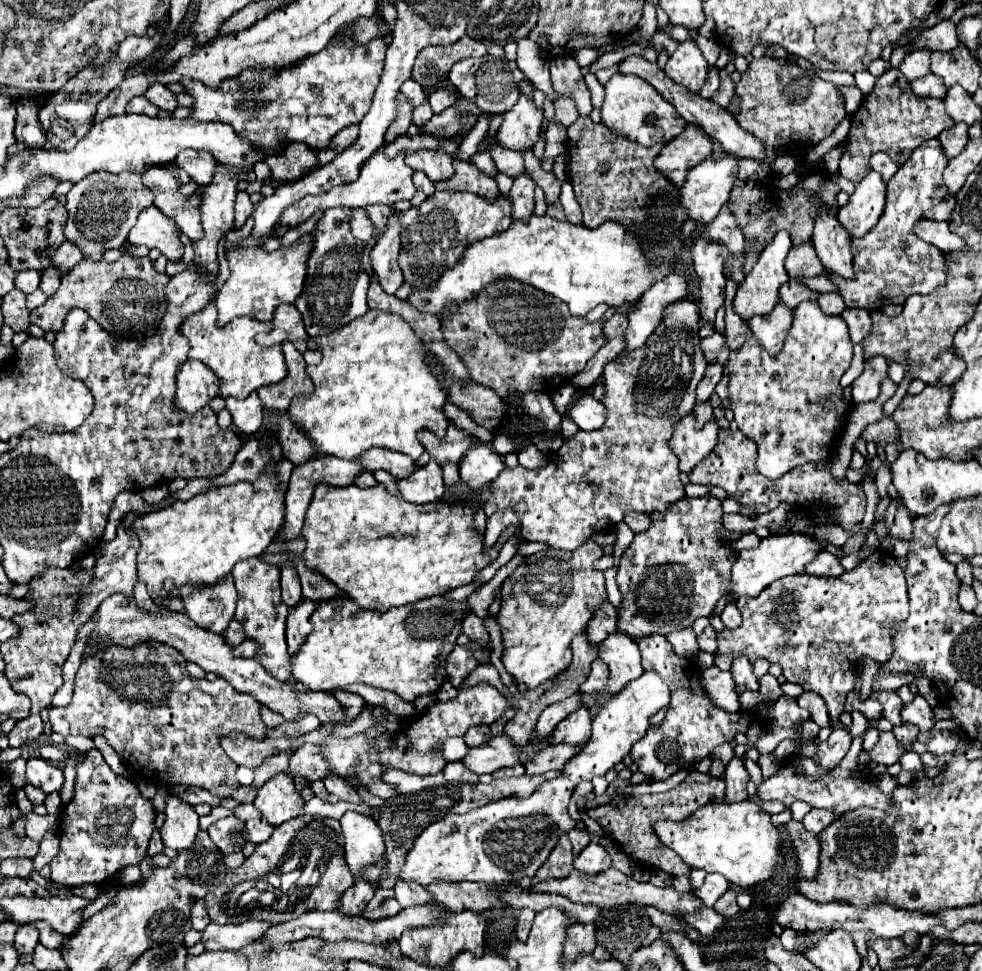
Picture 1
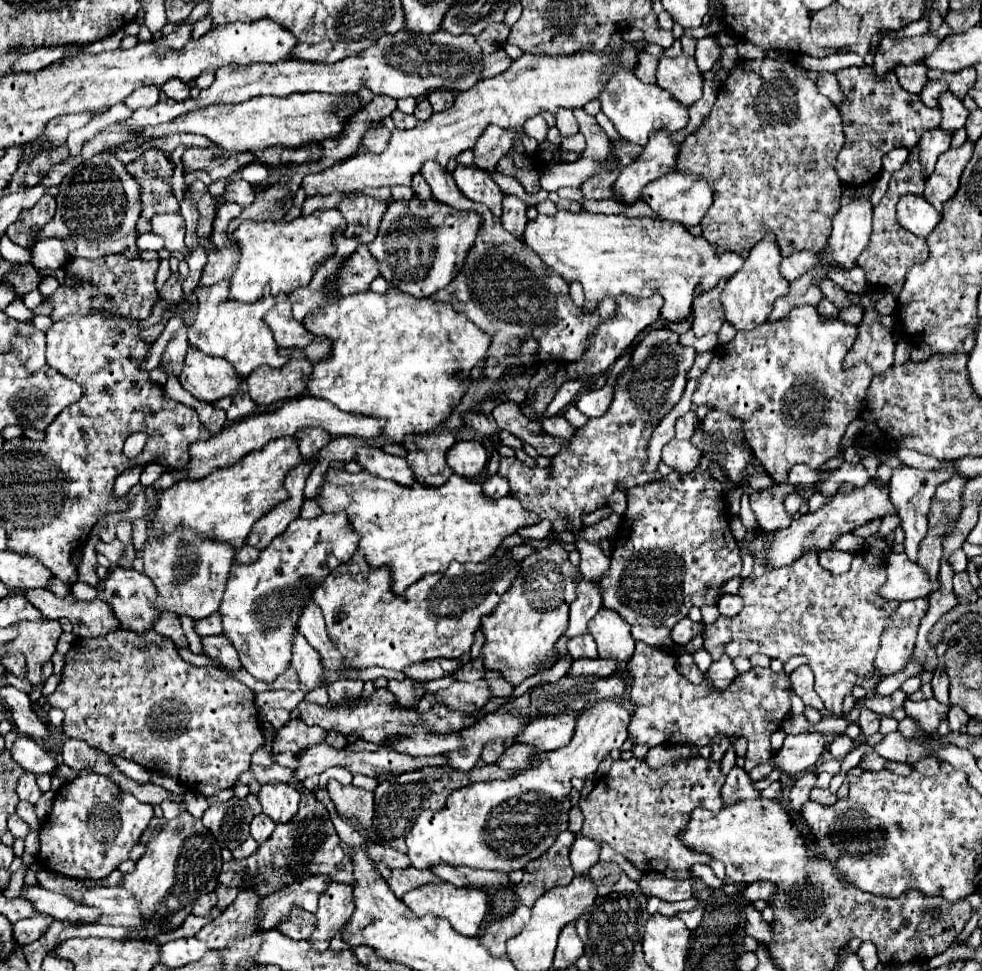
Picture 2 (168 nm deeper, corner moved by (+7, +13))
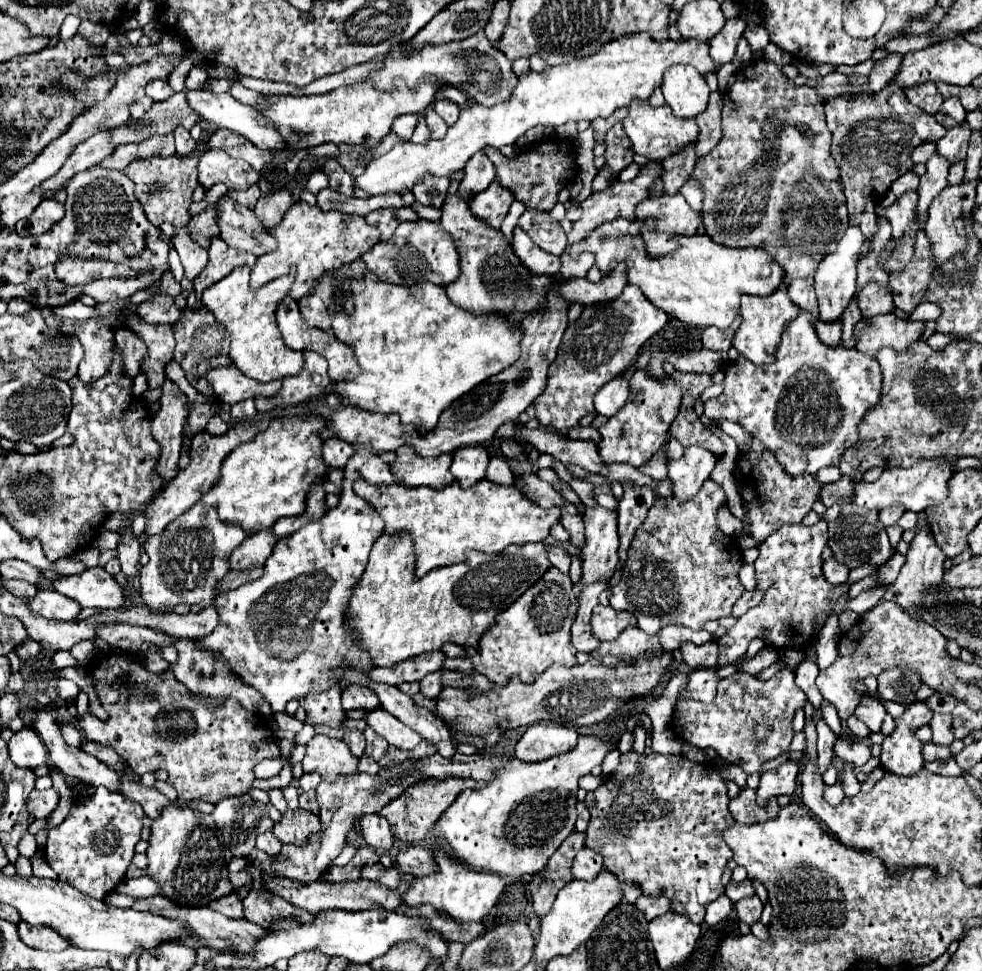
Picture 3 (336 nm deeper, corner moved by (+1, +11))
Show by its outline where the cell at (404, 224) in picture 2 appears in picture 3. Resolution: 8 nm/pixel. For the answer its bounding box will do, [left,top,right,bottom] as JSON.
[361,219,459,285]

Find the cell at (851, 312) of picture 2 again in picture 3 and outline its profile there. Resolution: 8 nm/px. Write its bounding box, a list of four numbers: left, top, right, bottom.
[843,297,859,347]

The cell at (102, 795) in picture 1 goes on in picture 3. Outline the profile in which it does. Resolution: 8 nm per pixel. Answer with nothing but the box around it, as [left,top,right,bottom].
[45,787,145,901]

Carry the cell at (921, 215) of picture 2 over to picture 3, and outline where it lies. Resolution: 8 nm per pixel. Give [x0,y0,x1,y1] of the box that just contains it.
[875,191,917,237]

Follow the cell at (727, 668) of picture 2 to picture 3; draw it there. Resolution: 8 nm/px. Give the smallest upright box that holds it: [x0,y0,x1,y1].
[677,669,719,703]

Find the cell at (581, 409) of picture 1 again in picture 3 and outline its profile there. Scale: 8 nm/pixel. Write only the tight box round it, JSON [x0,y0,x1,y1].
[595,377,629,417]

